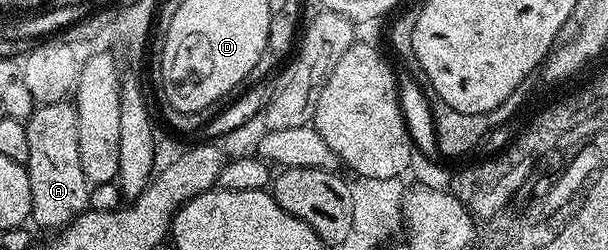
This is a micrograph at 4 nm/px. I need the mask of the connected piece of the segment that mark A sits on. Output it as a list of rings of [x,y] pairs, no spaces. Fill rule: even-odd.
[[[72,101],[38,105],[25,122],[27,132],[27,169],[31,180],[31,222],[41,230],[60,232],[90,209],[91,184],[79,160],[79,120]]]

